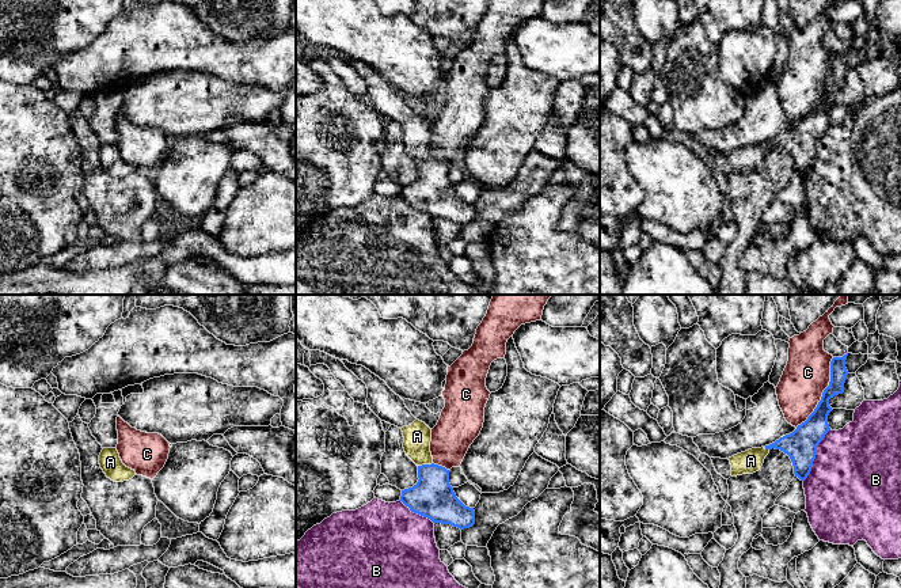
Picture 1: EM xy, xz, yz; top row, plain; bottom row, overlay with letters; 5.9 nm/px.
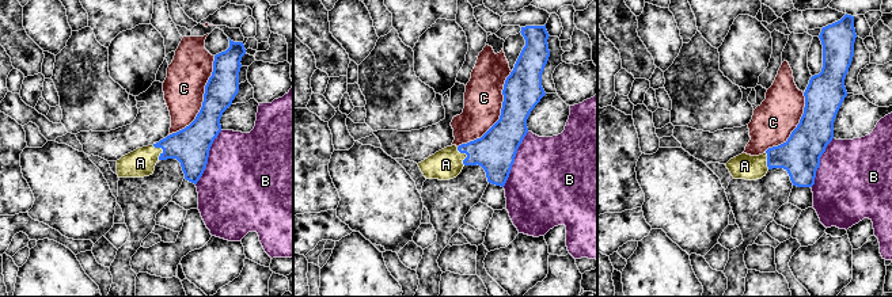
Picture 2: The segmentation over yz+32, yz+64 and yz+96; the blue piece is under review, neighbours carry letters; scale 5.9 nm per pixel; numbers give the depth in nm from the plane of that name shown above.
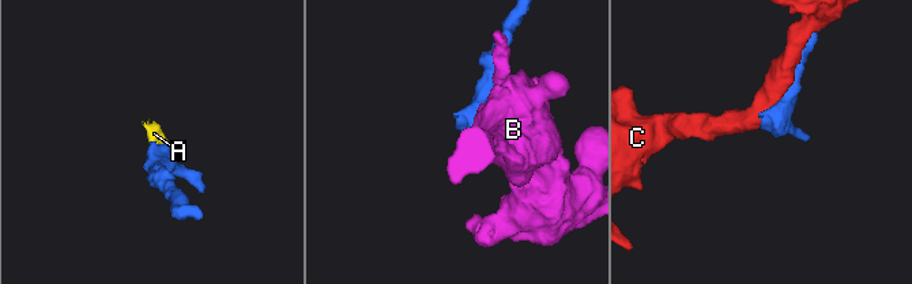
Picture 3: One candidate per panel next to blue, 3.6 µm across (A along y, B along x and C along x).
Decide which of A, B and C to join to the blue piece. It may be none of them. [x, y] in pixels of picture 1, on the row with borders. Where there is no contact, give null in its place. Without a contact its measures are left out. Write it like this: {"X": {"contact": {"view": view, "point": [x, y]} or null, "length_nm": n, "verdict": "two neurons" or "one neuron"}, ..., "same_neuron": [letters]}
{"A": {"contact": {"view": "xz", "point": [425, 465]}, "length_nm": 90, "verdict": "one neuron"}, "B": {"contact": {"view": "yz", "point": [816, 454]}, "length_nm": 360, "verdict": "two neurons"}, "C": {"contact": {"view": "yz", "point": [822, 394]}, "length_nm": 480, "verdict": "two neurons"}, "same_neuron": ["A"]}

